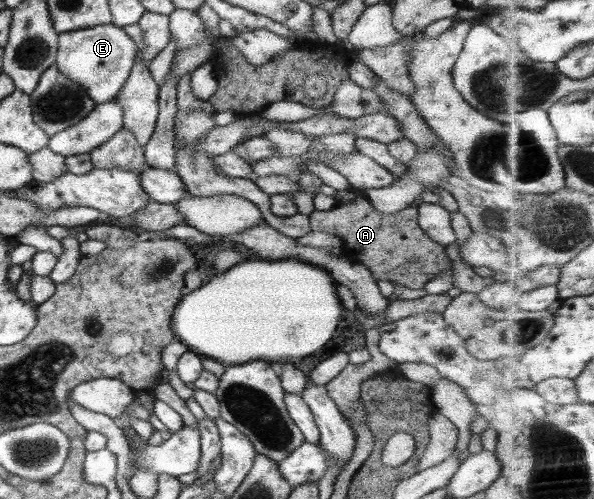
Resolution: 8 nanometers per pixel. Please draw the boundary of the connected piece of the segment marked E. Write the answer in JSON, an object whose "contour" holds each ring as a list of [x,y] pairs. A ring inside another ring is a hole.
{"contour":[[[111,22],[59,34],[56,65],[69,80],[80,84],[89,98],[99,105],[116,98],[131,72],[137,52],[136,42],[122,27]]]}

